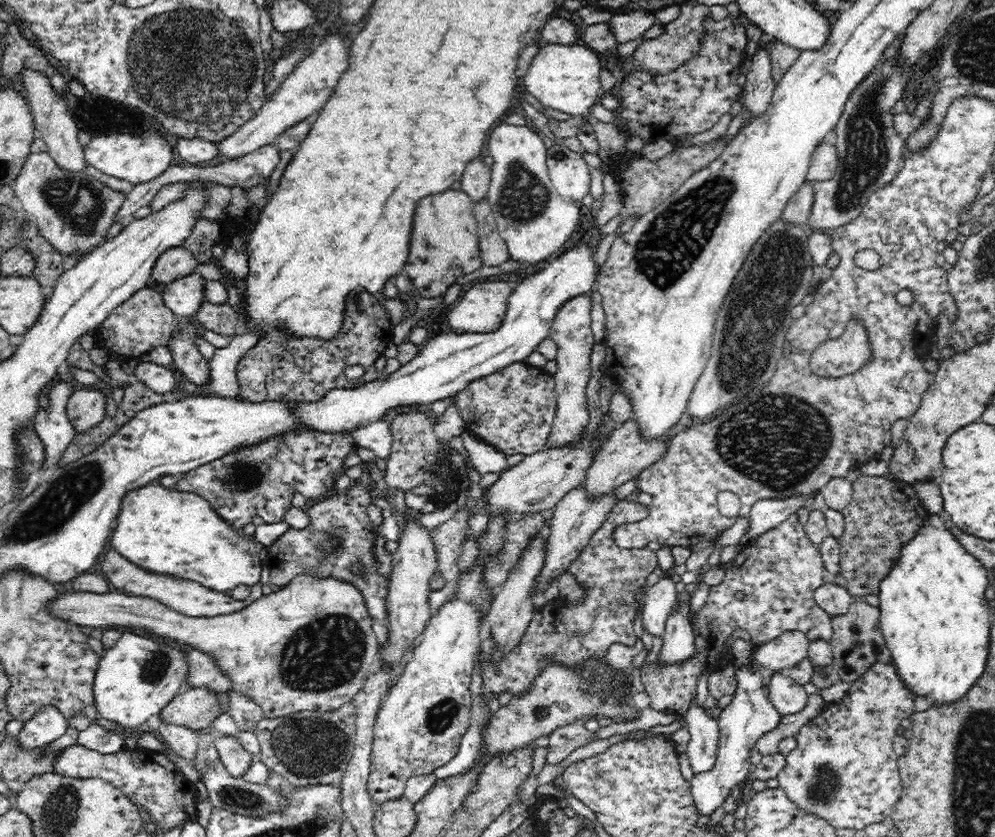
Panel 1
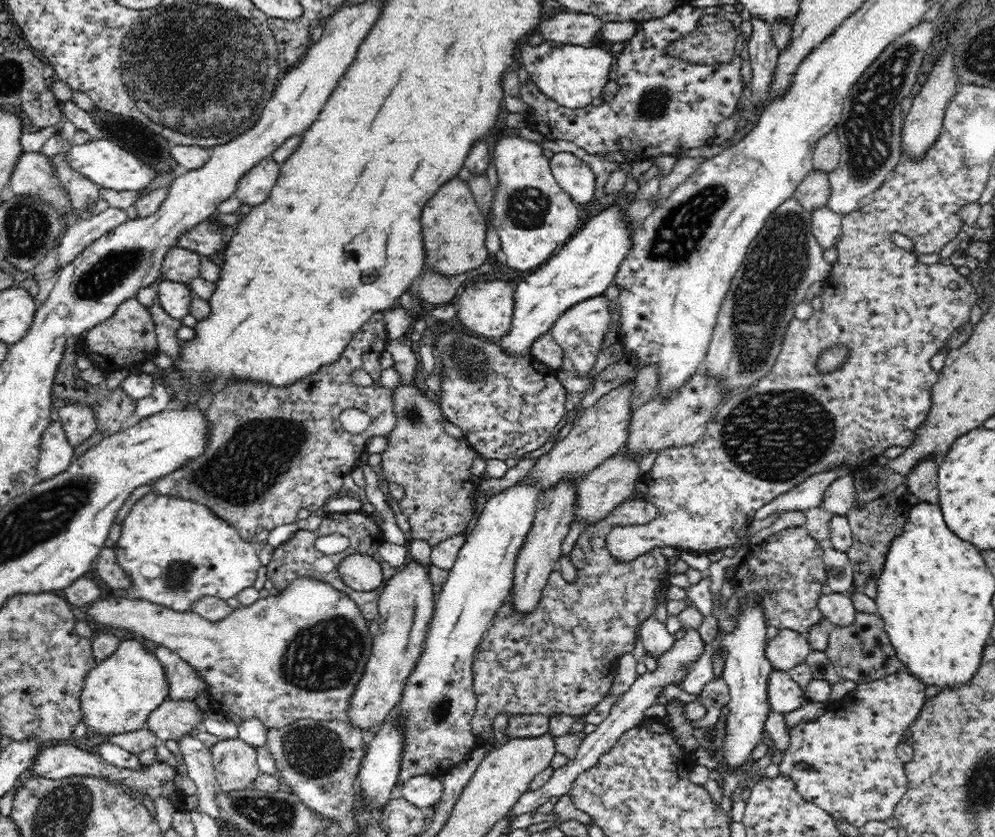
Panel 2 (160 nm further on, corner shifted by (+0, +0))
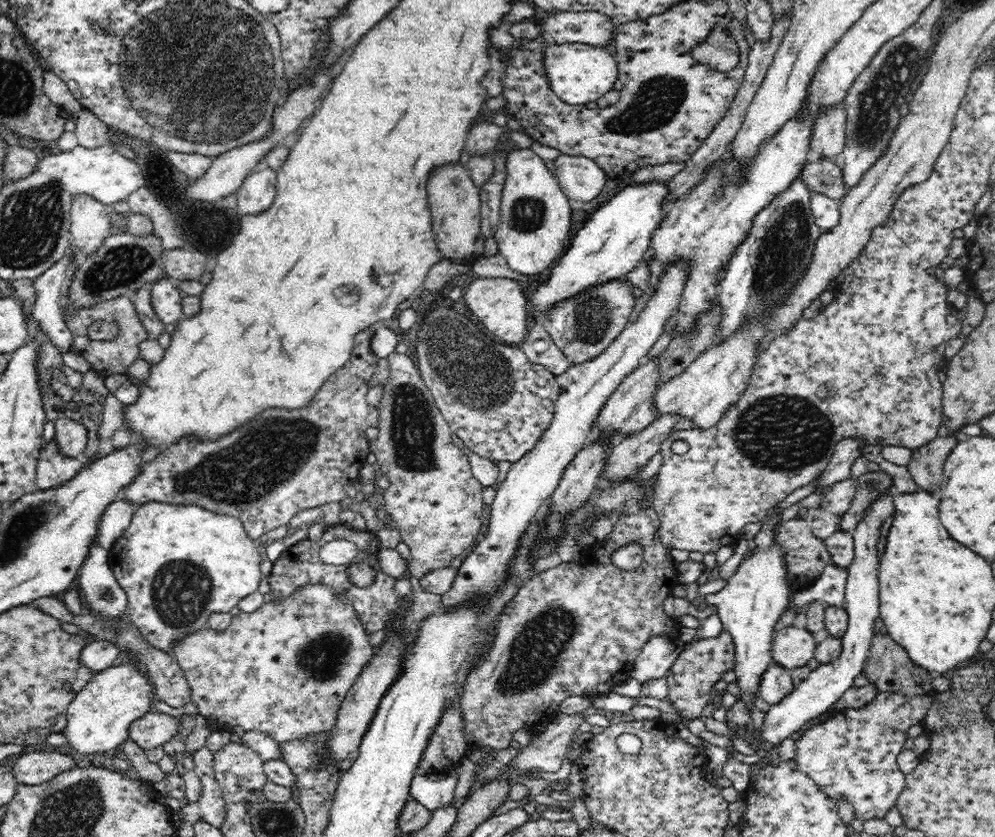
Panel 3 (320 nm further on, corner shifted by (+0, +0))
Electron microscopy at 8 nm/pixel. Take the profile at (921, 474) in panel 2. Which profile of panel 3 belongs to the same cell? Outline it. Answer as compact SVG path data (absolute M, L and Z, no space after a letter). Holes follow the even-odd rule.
M941 435L927 445L912 449L907 468L916 484L925 491L940 491L943 468L952 448L963 439L962 435Z

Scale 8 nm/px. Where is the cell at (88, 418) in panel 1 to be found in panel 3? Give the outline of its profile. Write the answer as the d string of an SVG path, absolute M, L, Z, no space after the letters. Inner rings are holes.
M58 418L54 423L55 441L59 450L70 458L76 458L84 452L88 440L88 429L69 418Z

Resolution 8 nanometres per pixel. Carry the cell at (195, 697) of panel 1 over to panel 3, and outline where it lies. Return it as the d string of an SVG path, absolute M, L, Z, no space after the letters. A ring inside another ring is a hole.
M148 711L131 726L129 740L140 745L142 751L163 746L178 735L180 720L168 714Z

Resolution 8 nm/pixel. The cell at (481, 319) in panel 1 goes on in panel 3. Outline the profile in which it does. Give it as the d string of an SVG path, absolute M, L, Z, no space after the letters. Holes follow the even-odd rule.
M474 278L466 290L464 290L464 302L474 316L478 318L477 322L482 322L482 326L495 336L496 339L502 340L508 345L520 346L525 341L528 334L528 310L525 309L528 298L525 297L523 287L516 280L510 278Z

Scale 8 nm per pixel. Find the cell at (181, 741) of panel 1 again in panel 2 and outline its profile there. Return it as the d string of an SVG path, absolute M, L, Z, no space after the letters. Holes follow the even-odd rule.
M187 735L180 739L183 770L197 787L198 805L195 810L218 818L220 809L215 799L221 787L216 779L211 750L196 737Z

